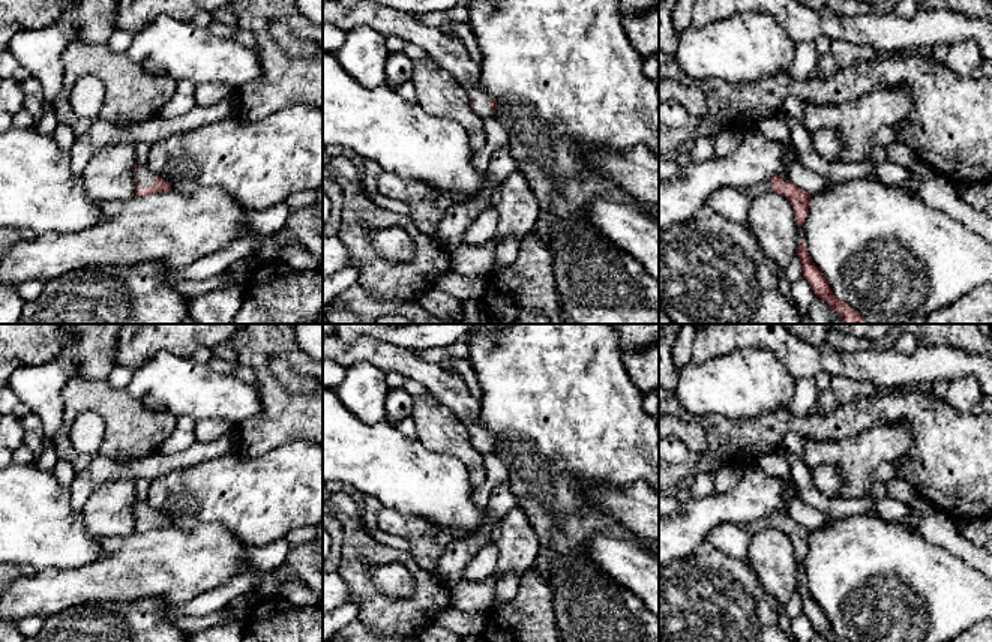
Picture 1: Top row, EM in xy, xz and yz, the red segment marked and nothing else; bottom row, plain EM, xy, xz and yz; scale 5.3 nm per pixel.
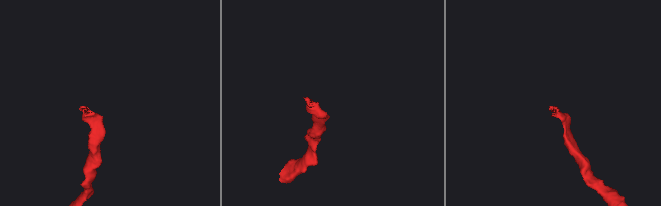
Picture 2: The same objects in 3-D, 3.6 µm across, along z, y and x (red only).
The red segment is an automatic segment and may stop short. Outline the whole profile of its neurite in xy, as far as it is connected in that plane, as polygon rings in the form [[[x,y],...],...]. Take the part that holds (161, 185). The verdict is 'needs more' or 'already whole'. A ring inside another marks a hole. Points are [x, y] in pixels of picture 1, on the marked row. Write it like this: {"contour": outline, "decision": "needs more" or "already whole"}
{"contour": [[[137,165],[134,170],[135,196],[146,196],[158,192],[167,192],[171,184],[155,176],[147,166]]], "decision": "needs more"}

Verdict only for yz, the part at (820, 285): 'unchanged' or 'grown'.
unchanged

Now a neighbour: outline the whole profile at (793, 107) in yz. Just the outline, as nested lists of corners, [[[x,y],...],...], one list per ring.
[[[789,96],[785,99],[783,108],[782,111],[804,124],[804,112],[803,112],[803,102],[801,99],[795,98],[795,96]]]

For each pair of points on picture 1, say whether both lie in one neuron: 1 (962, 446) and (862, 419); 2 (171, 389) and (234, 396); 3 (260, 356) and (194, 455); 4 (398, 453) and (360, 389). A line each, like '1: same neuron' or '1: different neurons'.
1: same neuron
2: same neuron
3: different neurons
4: different neurons

